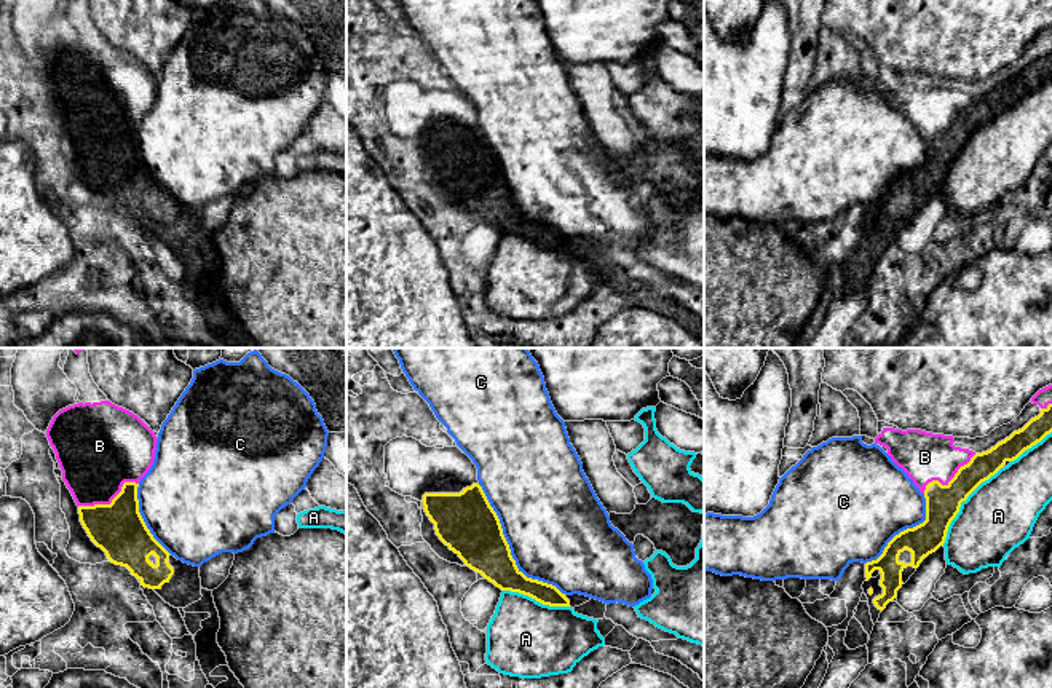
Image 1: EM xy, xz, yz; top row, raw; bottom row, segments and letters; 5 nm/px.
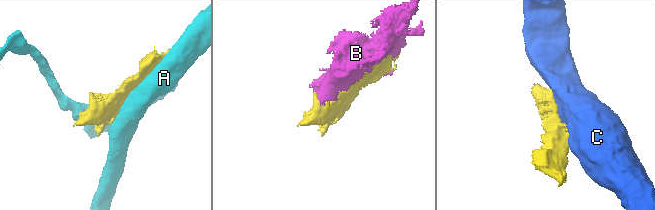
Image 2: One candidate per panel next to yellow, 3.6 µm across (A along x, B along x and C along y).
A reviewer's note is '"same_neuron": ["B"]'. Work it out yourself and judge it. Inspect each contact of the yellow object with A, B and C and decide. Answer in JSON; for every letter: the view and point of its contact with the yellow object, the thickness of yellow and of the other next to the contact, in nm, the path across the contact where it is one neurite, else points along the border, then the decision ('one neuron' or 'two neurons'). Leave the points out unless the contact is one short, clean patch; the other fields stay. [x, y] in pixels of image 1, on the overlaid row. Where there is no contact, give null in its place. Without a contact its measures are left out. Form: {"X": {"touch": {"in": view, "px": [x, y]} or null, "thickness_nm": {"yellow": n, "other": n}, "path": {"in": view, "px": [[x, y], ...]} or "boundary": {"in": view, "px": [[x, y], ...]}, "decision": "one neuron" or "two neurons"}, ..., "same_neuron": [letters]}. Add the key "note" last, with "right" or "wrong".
{"A": {"touch": {"in": "yz", "px": [961, 502]}, "thickness_nm": {"yellow": 180, "other": 360}, "decision": "two neurons"}, "B": {"touch": {"in": "xy", "px": [112, 502]}, "thickness_nm": {"yellow": 260, "other": 380}, "decision": "one neuron"}, "C": {"touch": {"in": "xz", "px": [510, 549]}, "thickness_nm": {"yellow": 300, "other": 500}, "decision": "two neurons"}, "same_neuron": ["B"], "note": "right"}

